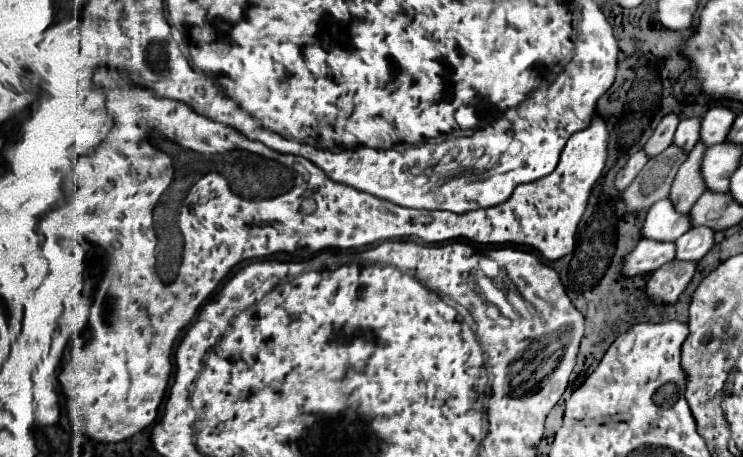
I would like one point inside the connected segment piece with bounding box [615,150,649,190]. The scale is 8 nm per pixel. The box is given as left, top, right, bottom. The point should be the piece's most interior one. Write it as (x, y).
(627, 174)

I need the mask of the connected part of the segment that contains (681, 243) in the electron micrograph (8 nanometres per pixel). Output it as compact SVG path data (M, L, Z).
M695 226L689 232L685 232L675 244L677 244L677 256L679 260L701 260L715 244L715 230L707 226Z

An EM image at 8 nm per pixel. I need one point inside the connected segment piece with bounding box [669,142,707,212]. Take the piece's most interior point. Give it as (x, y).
(688, 185)

